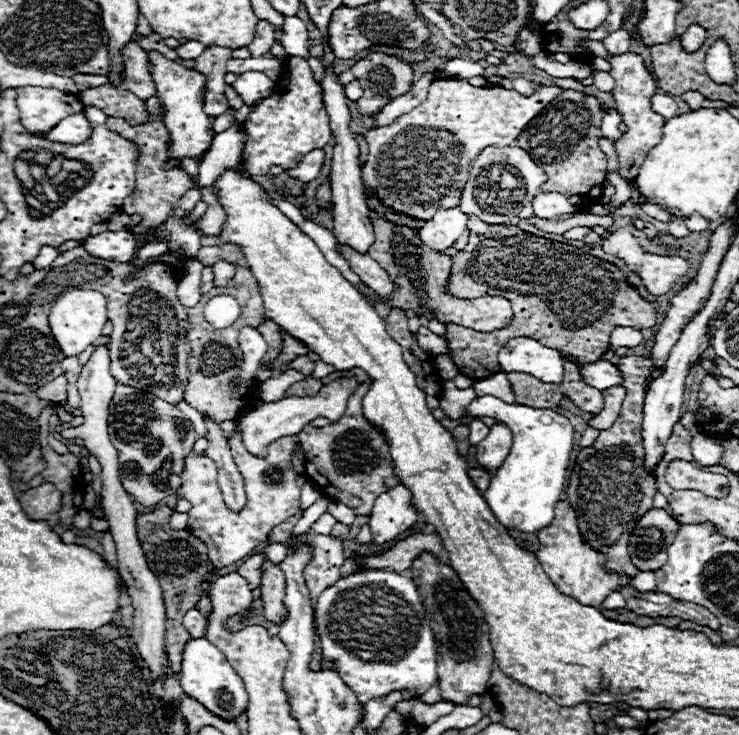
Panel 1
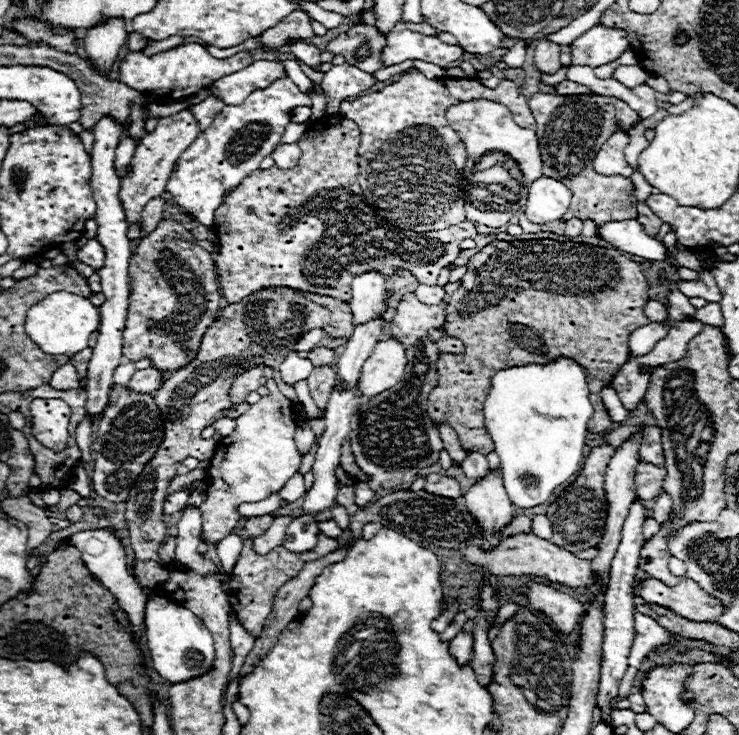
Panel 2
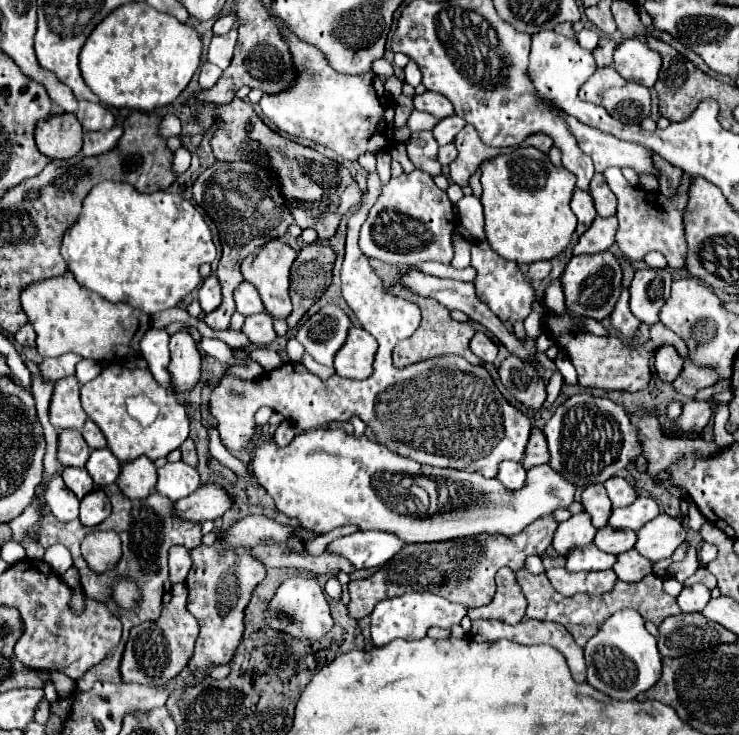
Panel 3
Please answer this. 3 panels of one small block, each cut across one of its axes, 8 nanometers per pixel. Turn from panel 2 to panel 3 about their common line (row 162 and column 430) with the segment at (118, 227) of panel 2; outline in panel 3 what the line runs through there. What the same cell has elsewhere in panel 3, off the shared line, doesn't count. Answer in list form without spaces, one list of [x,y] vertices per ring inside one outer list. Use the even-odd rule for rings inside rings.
[[[424,92],[422,96],[414,96],[414,106],[416,110],[428,112],[438,120],[454,114],[454,106],[450,104],[450,100],[438,92]]]

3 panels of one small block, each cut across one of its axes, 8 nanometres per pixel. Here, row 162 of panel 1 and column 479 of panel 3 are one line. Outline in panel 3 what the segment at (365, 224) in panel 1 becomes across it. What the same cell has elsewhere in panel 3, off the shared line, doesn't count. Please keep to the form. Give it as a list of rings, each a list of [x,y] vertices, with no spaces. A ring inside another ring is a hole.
[[[476,332],[470,340],[470,350],[482,360],[482,362],[494,362],[498,356],[498,346],[484,334]]]

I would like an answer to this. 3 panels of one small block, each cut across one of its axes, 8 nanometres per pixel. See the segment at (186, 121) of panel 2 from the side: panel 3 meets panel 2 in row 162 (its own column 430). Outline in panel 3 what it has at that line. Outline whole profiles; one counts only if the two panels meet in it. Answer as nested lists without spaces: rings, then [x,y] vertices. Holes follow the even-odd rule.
[[[414,132],[410,140],[406,142],[406,152],[408,158],[414,162],[416,168],[428,172],[430,176],[436,176],[442,172],[440,162],[438,162],[438,142],[434,140],[432,132]]]

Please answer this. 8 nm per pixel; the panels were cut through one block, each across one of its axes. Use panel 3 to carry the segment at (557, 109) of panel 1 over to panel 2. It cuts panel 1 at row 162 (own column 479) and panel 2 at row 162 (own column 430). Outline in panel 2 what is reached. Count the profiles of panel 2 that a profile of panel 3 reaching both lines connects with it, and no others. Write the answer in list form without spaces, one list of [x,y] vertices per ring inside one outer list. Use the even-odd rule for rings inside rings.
[[[536,92],[530,96],[530,110],[536,118],[536,136],[540,142],[540,154],[544,162],[544,176],[554,176],[562,180],[572,192],[570,208],[564,220],[570,218],[592,218],[596,226],[602,226],[606,220],[630,220],[636,218],[636,196],[630,178],[626,176],[602,176],[594,172],[592,160],[598,148],[616,132],[628,132],[640,116],[622,100],[608,96],[558,96]]]

